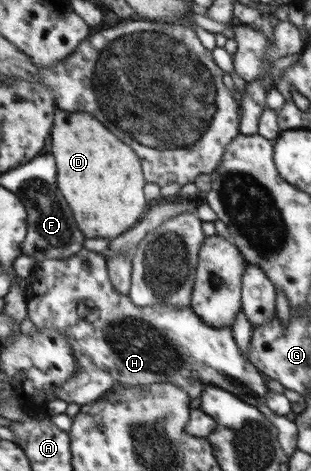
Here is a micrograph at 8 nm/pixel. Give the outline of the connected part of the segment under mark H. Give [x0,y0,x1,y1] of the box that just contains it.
[28,249,267,405]

